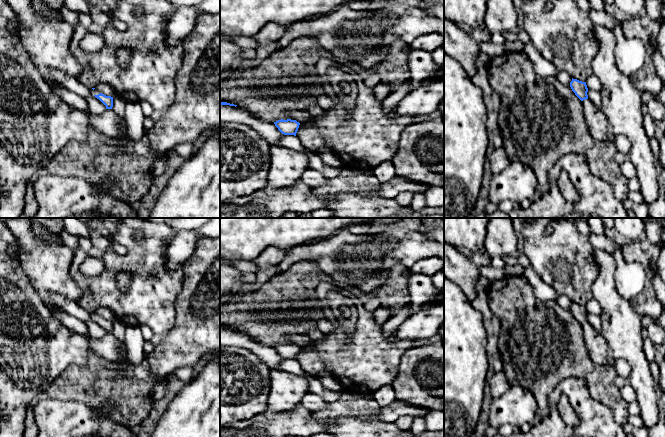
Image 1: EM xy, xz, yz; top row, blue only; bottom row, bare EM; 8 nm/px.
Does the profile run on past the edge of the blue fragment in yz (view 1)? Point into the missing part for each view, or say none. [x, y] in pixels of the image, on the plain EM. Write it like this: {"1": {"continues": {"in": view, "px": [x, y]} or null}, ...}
{"1": {"continues": {"in": "yz", "px": [595, 343]}}}

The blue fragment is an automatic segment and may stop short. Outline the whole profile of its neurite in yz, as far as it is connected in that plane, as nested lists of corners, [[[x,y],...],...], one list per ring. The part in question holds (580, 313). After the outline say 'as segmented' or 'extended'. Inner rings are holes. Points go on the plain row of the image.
[[[572,302],[570,311],[575,319],[582,325],[584,344],[592,363],[597,366],[604,366],[611,363],[608,355],[608,345],[604,336],[588,323],[586,306]]] | extended

